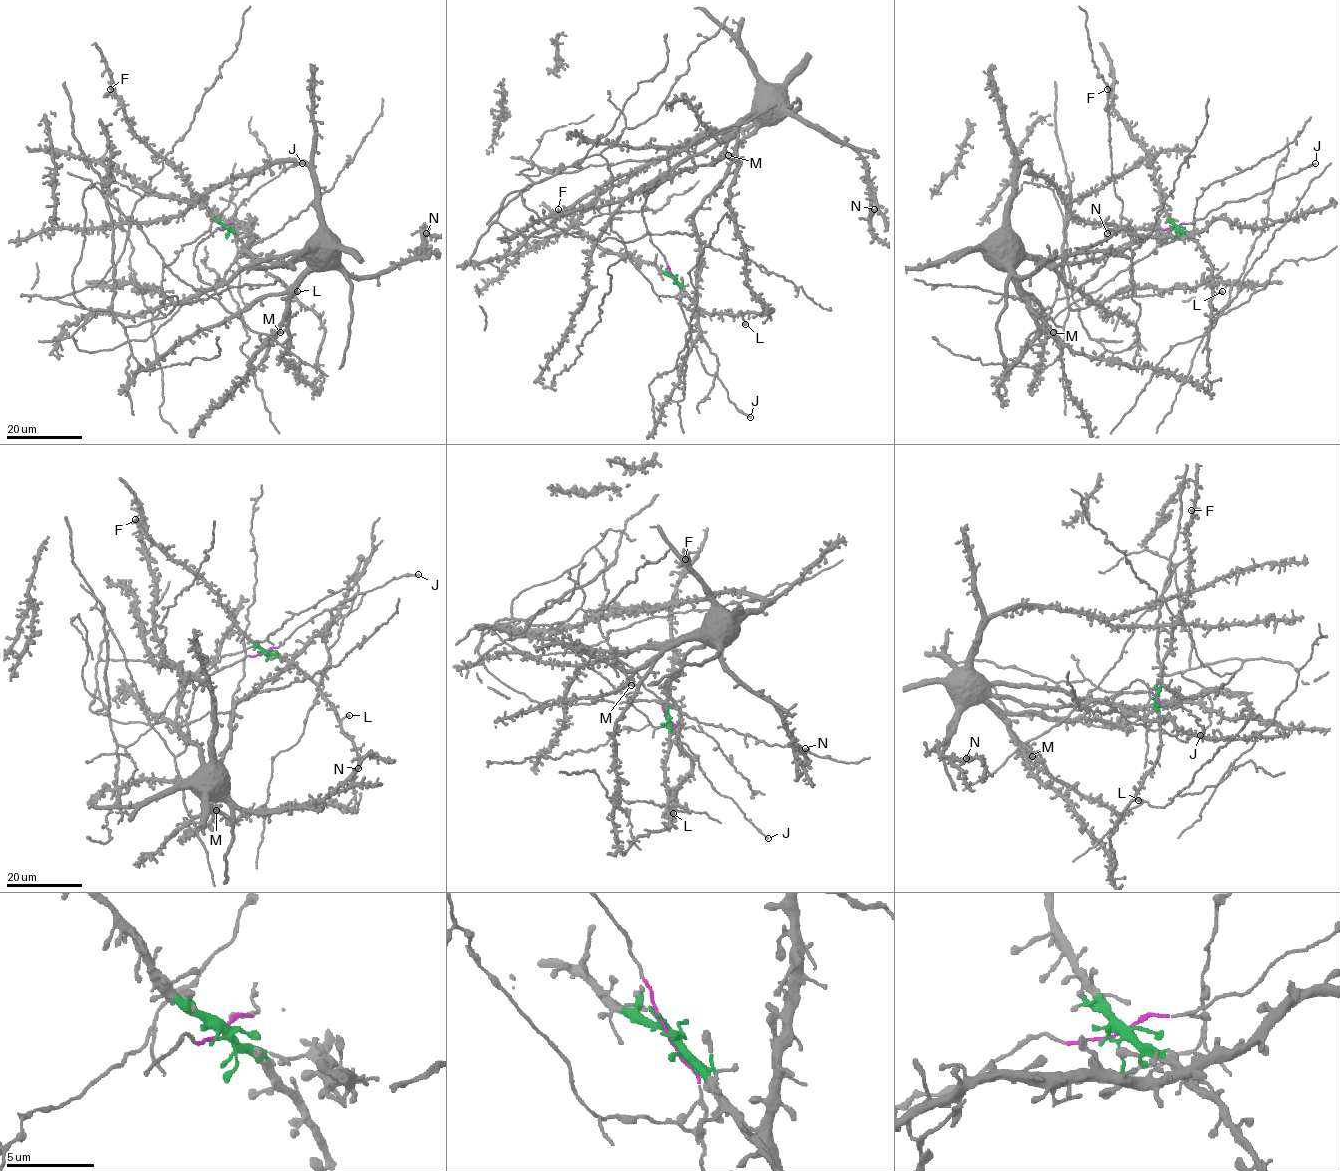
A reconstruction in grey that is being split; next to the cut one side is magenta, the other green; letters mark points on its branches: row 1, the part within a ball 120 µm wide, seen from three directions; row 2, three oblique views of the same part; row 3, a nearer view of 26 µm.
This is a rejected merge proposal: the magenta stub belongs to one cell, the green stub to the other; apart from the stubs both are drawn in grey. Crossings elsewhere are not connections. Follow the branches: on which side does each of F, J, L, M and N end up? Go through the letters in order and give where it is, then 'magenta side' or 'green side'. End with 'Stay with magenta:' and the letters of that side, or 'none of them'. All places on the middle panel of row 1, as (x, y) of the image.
F: (558, 209) | green side
J: (750, 417) | magenta side
L: (745, 324) | green side
M: (728, 155) | magenta side
N: (874, 209) | magenta side
Stay with magenta: J, M, N

